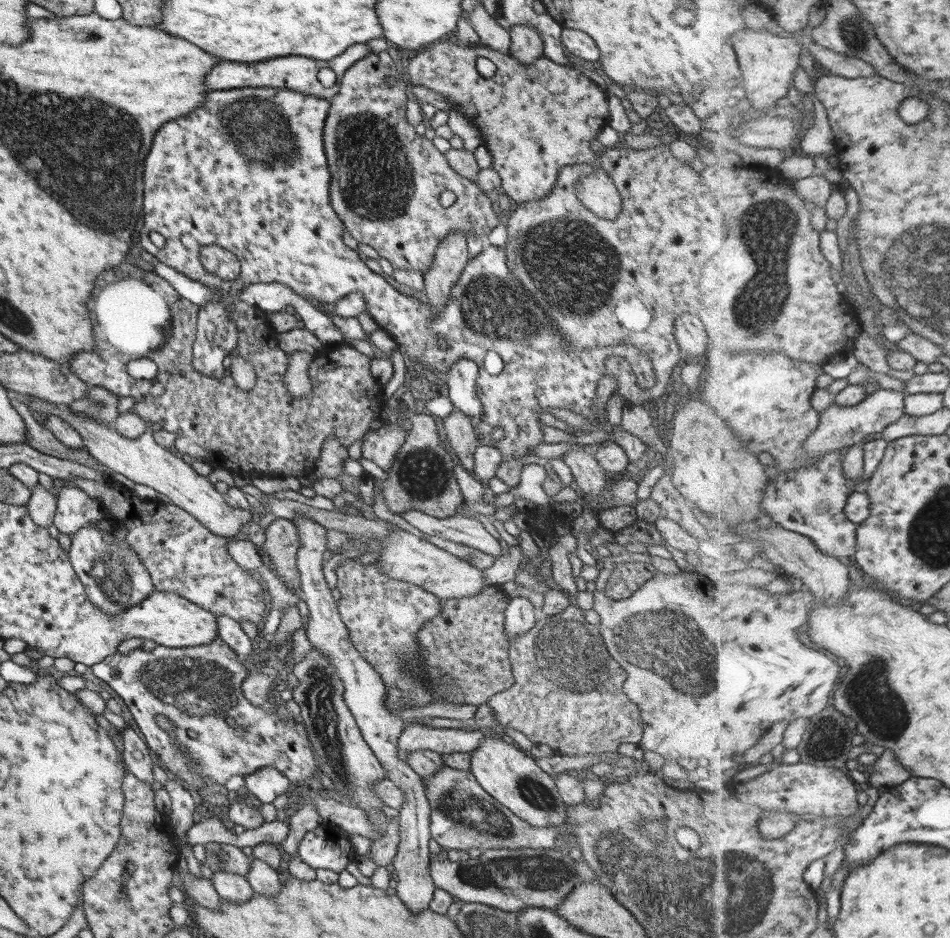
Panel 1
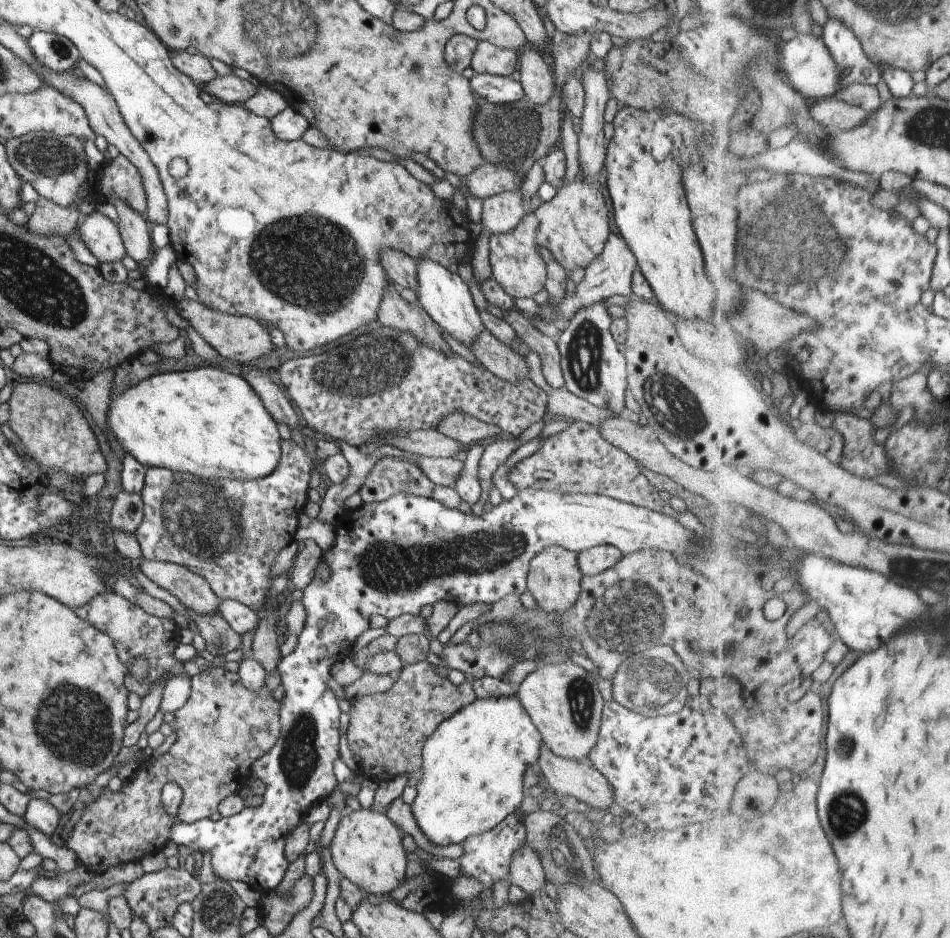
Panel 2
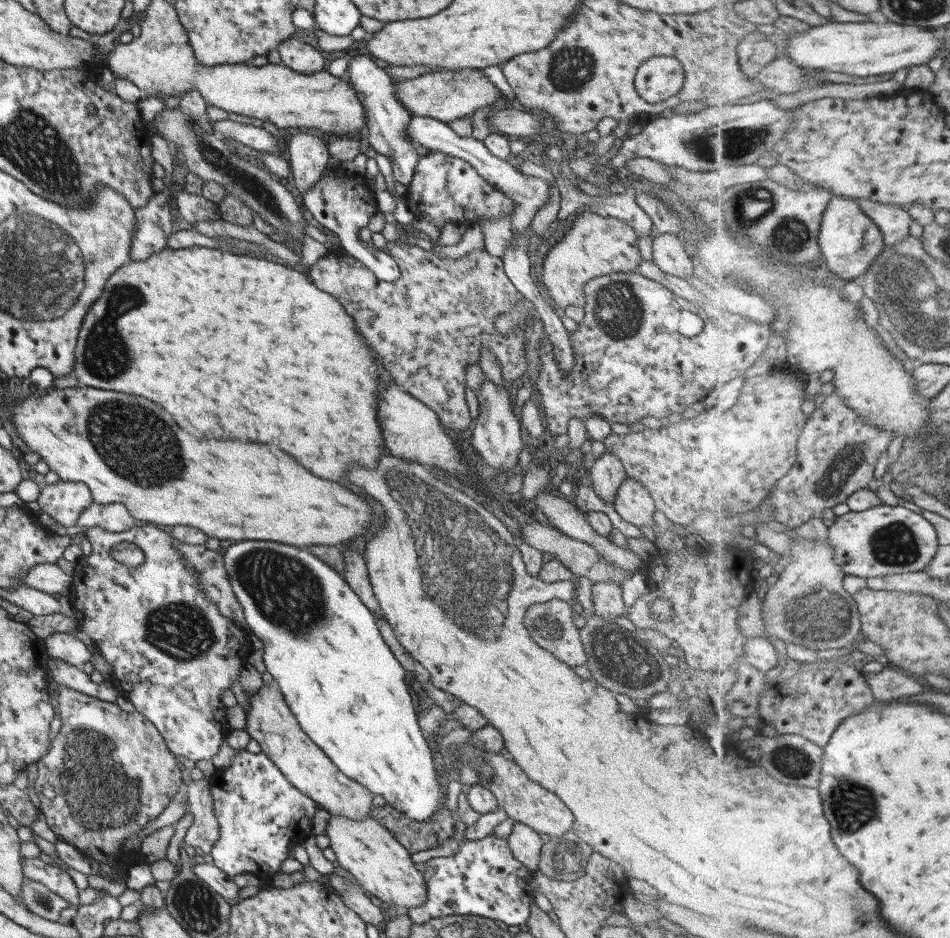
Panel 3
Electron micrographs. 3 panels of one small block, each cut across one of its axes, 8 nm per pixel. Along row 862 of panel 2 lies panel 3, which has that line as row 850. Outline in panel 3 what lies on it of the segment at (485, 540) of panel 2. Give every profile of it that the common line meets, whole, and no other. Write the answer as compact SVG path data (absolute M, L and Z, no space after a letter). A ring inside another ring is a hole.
M235 750L230 765L209 781L219 838L209 855L215 868L226 876L265 872L274 874L287 859L288 847L311 834L315 803L298 792L261 753Z

